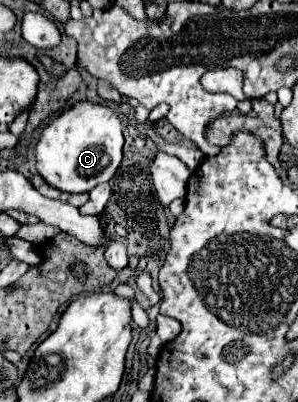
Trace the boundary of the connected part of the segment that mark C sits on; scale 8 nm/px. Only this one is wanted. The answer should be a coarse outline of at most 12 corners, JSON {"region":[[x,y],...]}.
{"region":[[79,101],[41,131],[37,171],[65,193],[109,181],[121,119]]}

